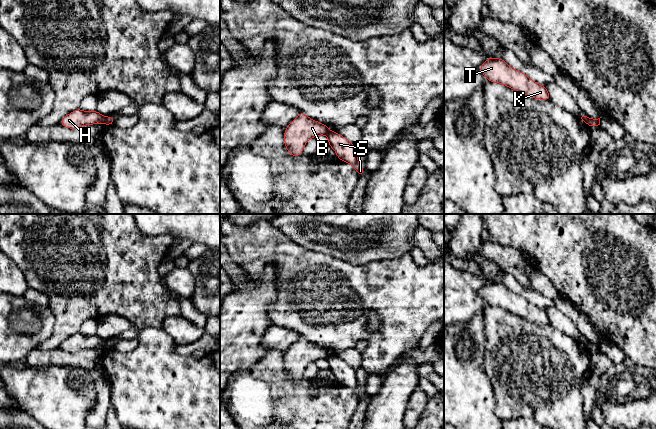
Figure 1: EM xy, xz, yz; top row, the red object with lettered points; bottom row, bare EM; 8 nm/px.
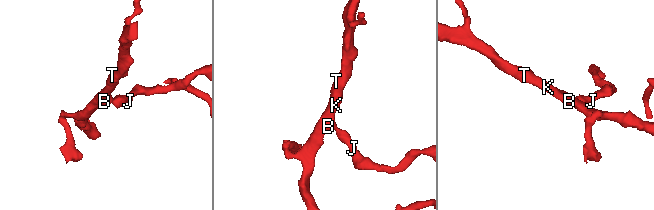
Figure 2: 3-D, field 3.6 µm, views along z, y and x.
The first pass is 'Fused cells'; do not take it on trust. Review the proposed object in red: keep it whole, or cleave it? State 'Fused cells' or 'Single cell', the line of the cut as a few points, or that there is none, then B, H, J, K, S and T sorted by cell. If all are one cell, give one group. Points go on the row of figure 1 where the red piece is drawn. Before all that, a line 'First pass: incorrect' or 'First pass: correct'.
First pass: correct
Fused cells. Split along xy (106, 117), (103, 123). Groups: B H K T / J S

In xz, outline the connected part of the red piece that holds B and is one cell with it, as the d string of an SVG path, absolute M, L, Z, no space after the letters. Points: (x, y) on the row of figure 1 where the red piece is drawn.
M299 112L284 130L284 144L290 155L298 157L303 153L309 139L330 132L327 125L309 118L304 112Z

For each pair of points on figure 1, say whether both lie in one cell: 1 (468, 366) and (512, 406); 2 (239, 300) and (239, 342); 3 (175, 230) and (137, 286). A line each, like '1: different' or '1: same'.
1: different
2: same
3: different

